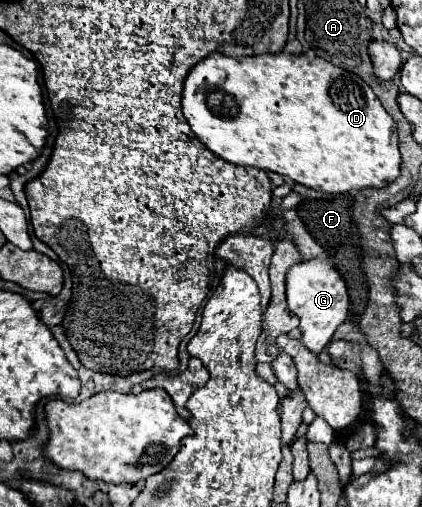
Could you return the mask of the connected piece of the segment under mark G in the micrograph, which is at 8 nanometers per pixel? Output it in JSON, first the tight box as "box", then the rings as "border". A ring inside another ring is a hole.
{"box":[286,260,348,354],"border":[[[304,260],[294,266],[286,276],[286,298],[288,308],[300,318],[302,342],[312,354],[320,354],[332,340],[336,328],[346,320],[348,314],[348,290],[338,270],[326,260]]]}

